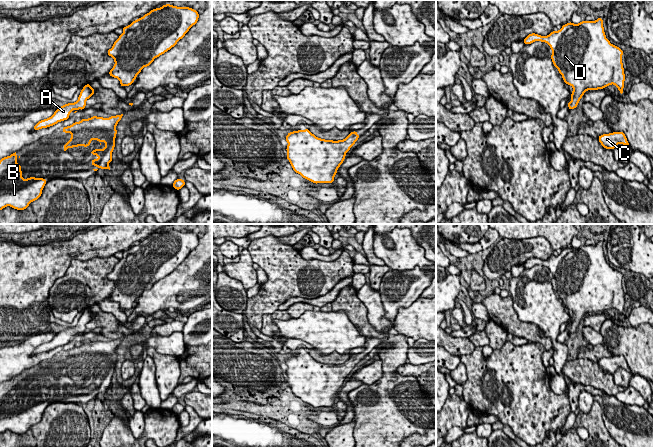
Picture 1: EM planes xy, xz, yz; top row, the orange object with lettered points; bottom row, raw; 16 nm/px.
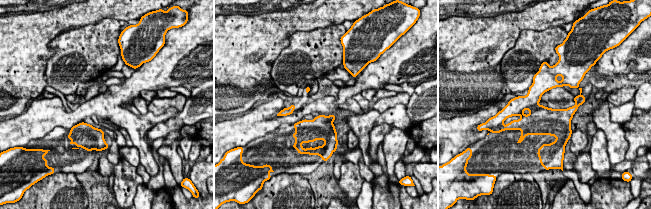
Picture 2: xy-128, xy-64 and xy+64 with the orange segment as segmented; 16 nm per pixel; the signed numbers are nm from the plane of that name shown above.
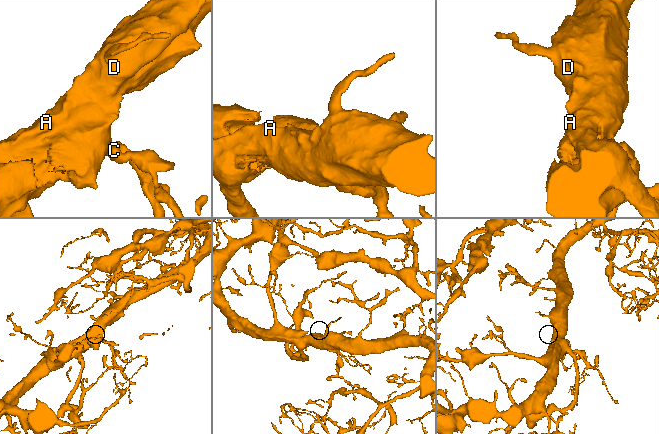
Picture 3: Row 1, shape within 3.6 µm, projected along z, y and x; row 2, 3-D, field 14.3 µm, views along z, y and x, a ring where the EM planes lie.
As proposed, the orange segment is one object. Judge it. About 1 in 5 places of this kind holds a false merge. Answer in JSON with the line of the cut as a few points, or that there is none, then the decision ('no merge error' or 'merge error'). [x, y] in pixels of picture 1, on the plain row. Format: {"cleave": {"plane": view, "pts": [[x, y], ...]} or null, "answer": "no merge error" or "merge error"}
{"cleave": null, "answer": "no merge error"}

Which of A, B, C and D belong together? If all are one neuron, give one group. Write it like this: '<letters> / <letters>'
A B C D

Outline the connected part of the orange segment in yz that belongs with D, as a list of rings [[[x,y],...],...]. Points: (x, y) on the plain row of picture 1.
[[[601,241],[595,245],[581,245],[579,248],[569,246],[562,249],[557,256],[552,255],[548,260],[531,257],[523,264],[523,267],[529,269],[535,265],[545,266],[550,270],[553,289],[562,299],[563,305],[573,311],[572,324],[567,327],[569,334],[577,331],[580,323],[588,314],[604,313],[614,308],[620,317],[623,317],[625,305],[622,287],[623,274],[611,268],[606,262]]]

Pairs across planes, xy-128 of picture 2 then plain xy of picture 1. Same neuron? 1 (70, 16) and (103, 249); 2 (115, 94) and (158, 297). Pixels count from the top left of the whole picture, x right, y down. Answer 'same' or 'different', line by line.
1: same
2: same

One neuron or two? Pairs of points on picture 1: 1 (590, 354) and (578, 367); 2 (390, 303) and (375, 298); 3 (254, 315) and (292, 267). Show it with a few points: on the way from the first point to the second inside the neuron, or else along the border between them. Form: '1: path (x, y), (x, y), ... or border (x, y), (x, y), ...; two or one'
1: border (577, 357), (583, 357), (597, 363); two
2: border (378, 291), (381, 297), (384, 316), (390, 322); two
3: path (263, 303), (286, 279); one

